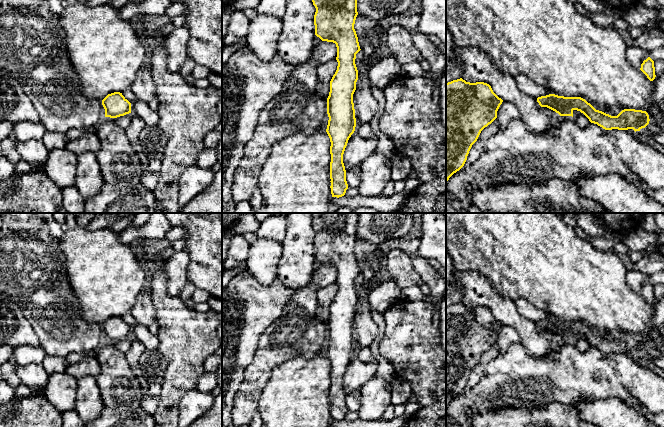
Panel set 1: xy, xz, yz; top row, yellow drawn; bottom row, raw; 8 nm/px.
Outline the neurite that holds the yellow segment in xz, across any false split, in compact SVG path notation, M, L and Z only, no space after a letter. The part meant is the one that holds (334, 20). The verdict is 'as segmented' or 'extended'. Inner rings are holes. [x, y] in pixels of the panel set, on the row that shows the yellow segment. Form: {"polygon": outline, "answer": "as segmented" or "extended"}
{"polygon": "M312 0L316 8L314 15L315 35L322 41L333 42L337 47L337 70L330 81L330 92L327 98L329 117L326 132L330 138L330 179L332 197L342 197L348 189L343 154L348 140L355 131L356 118L353 94L356 90L358 70L355 64L356 54L361 50L354 29L357 12L357 0Z", "answer": "as segmented"}

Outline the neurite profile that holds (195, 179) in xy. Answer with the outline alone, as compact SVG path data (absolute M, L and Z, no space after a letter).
M196 164L188 167L178 180L178 205L185 206L195 196L206 190L212 183L215 172Z

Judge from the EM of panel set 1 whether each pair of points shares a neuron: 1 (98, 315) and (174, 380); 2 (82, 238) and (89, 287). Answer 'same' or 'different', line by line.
1: different
2: same

